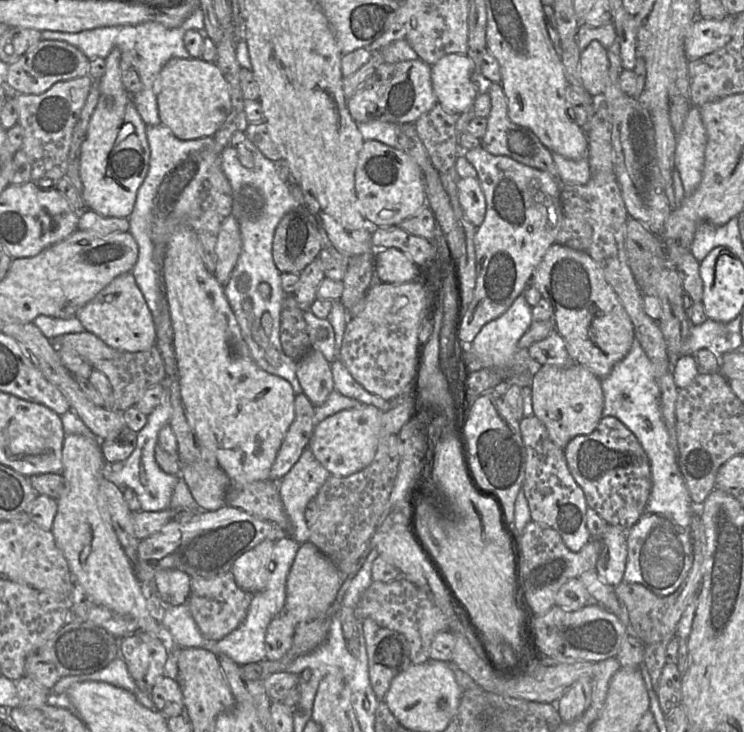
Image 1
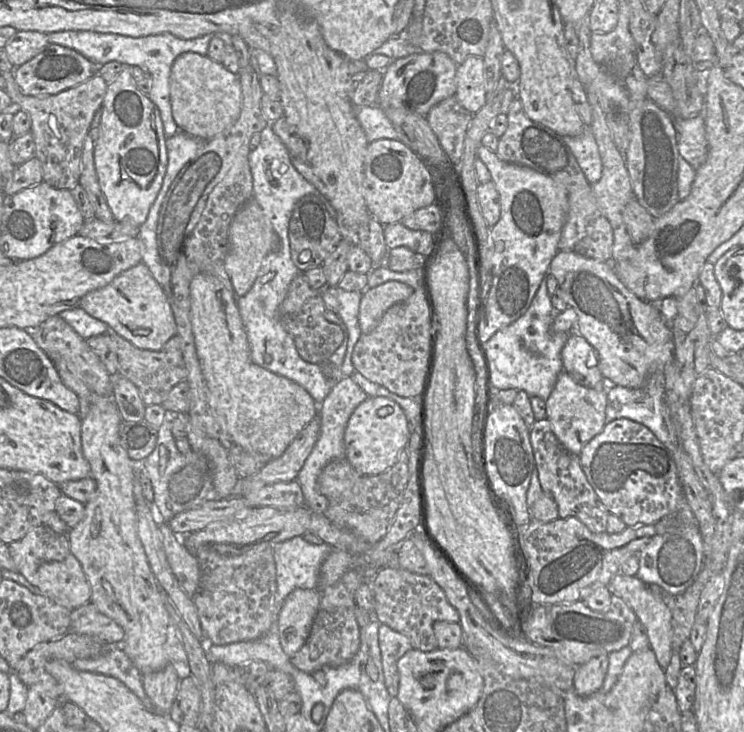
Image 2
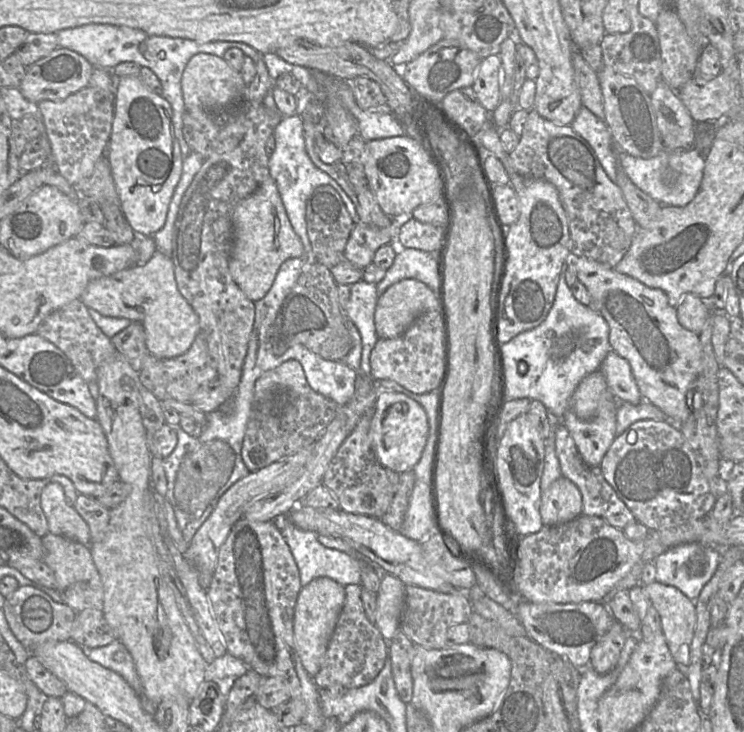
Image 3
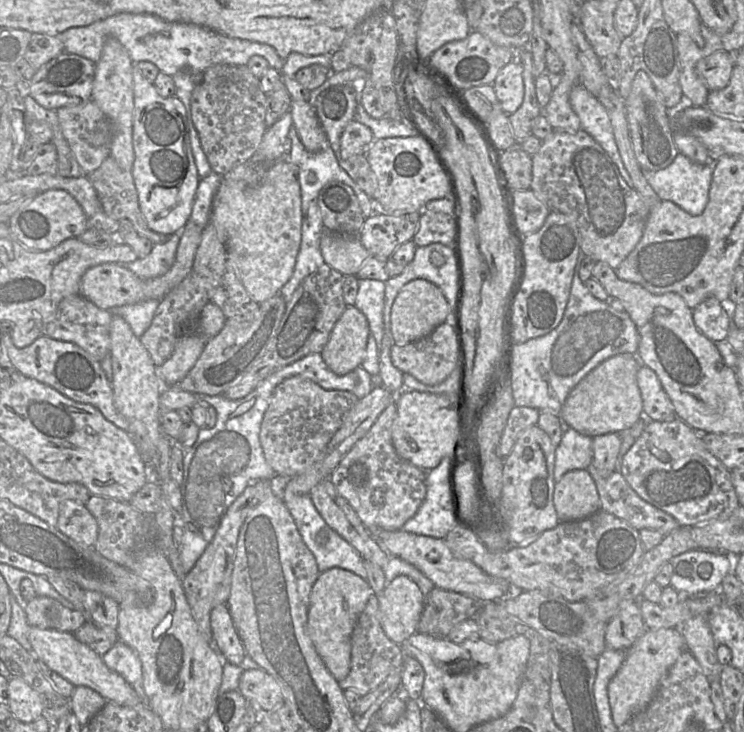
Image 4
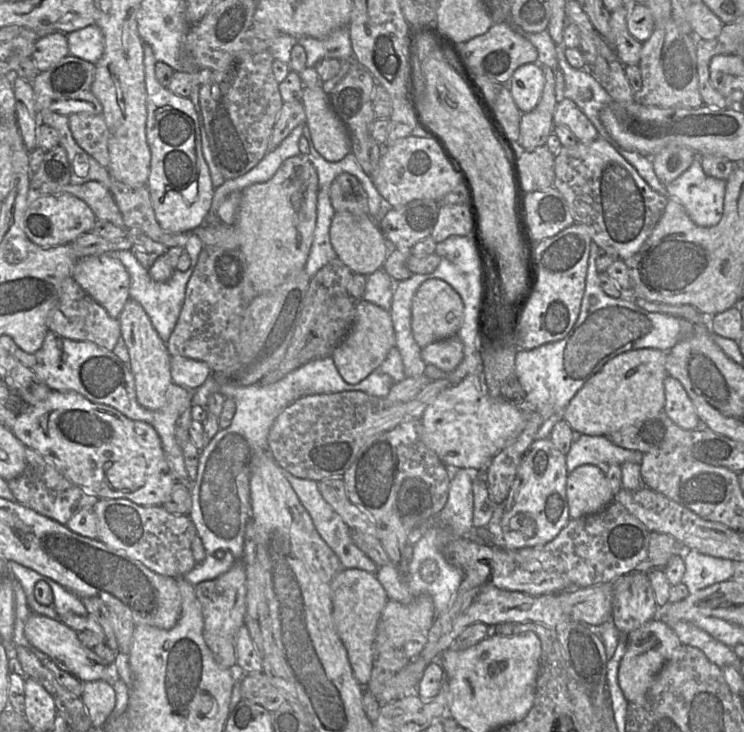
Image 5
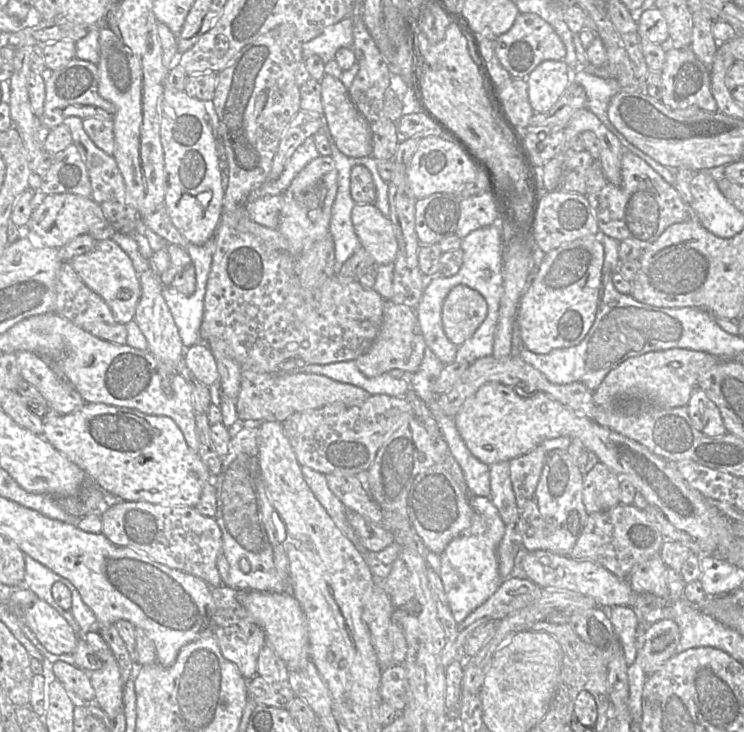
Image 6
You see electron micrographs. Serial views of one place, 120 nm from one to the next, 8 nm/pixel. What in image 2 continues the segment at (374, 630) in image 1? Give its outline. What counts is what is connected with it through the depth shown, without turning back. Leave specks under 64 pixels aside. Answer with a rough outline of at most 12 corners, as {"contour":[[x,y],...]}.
{"contour":[[385,624],[378,630],[384,683],[395,698],[399,660],[410,639]]}

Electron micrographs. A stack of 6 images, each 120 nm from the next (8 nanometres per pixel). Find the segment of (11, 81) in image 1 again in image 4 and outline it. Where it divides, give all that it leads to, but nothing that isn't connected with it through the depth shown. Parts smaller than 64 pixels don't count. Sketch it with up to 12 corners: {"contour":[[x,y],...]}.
{"contour":[[62,52],[27,94],[45,109],[92,100],[95,63]]}

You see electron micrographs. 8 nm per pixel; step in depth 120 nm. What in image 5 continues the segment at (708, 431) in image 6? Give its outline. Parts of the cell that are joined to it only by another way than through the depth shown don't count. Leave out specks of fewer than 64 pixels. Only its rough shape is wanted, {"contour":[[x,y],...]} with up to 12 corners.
{"contour":[[664,380],[663,412],[680,428],[701,421],[682,384]]}

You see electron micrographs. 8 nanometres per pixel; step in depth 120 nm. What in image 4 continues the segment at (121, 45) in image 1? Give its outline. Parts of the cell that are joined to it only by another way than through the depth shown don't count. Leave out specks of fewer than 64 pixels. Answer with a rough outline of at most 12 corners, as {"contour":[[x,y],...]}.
{"contour":[[120,13],[58,34],[93,63],[116,38],[135,64],[172,77],[188,117],[196,76],[264,58],[270,45],[151,14]]}

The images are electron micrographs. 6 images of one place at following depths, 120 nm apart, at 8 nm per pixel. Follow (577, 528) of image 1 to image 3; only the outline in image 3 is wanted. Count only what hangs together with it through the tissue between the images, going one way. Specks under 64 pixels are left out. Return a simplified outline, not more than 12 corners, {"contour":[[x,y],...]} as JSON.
{"contour":[[553,427],[561,475],[579,488],[582,515],[621,530],[638,523],[567,428]]}

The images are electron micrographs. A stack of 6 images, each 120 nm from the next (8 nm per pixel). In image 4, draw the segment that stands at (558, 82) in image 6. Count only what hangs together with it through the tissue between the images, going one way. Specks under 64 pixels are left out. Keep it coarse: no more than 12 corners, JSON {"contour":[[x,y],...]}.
{"contour":[[515,59],[493,83],[508,114],[523,102],[522,64]]}

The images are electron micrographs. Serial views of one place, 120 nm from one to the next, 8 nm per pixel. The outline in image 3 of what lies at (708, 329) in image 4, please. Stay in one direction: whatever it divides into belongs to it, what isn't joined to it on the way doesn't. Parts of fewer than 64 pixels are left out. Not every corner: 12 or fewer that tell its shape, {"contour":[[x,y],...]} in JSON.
{"contour":[[684,295],[680,325],[698,335],[712,314],[704,299]]}

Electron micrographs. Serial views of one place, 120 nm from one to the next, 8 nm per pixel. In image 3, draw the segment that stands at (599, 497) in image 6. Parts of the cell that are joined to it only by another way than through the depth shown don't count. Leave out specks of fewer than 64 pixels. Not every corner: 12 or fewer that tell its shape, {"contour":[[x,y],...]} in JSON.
{"contour":[[561,476],[542,491],[544,526],[582,516],[579,488]]}

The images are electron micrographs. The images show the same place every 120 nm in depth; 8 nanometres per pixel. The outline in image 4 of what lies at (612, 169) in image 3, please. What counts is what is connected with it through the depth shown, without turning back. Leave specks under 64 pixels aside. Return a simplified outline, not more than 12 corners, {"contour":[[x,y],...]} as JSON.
{"contour":[[580,82],[570,103],[630,185],[605,107]]}

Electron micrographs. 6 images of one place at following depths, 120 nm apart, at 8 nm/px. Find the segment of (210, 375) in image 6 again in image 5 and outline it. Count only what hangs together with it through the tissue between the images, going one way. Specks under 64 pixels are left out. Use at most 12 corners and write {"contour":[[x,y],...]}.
{"contour":[[172,357],[173,383],[191,391],[212,372],[207,363]]}

